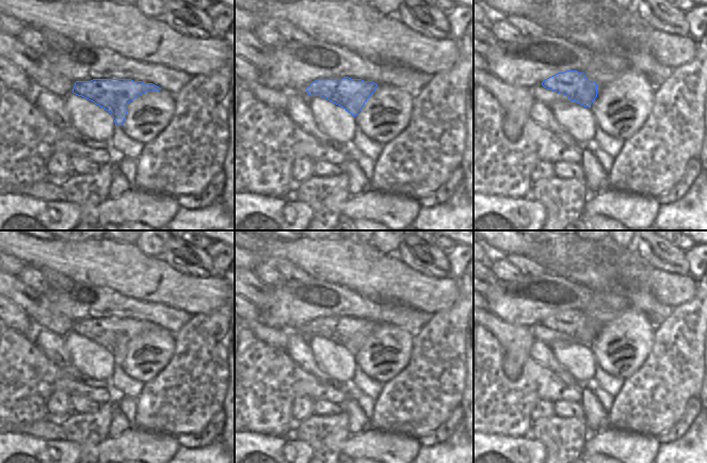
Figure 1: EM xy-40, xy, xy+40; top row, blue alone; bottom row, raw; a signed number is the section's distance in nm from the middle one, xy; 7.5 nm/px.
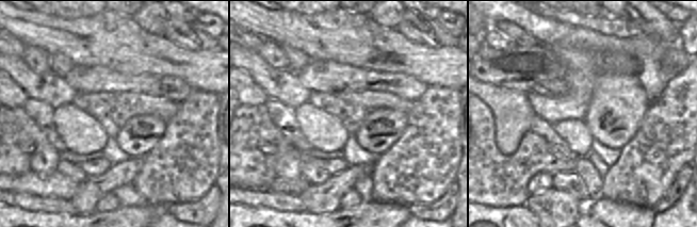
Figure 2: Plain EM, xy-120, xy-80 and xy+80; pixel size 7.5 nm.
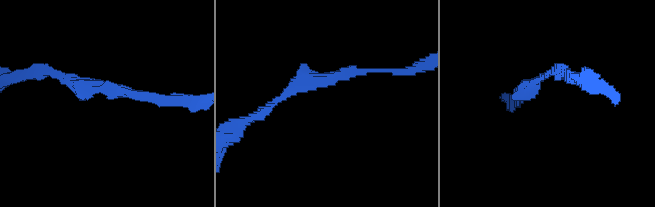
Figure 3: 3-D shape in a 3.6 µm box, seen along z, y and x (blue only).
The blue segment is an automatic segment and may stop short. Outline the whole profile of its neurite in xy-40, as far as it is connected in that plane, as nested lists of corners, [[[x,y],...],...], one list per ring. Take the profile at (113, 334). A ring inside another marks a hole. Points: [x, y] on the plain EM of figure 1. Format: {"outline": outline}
{"outline": [[[93,318],[91,320],[76,320],[73,332],[106,348],[113,355],[115,365],[122,365],[128,351],[128,342],[131,339],[146,331],[157,331],[159,329],[161,328],[152,322],[131,318]]]}

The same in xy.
{"outline": [[[317,318],[305,328],[309,335],[321,335],[351,352],[358,353],[377,323],[361,318]]]}

